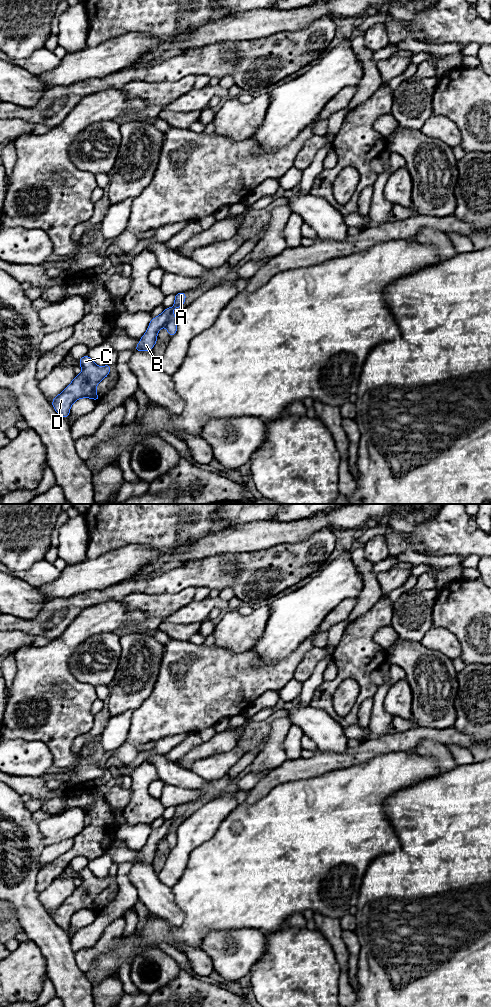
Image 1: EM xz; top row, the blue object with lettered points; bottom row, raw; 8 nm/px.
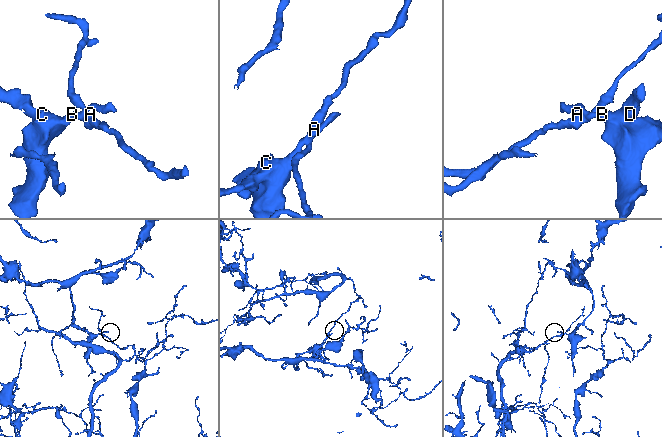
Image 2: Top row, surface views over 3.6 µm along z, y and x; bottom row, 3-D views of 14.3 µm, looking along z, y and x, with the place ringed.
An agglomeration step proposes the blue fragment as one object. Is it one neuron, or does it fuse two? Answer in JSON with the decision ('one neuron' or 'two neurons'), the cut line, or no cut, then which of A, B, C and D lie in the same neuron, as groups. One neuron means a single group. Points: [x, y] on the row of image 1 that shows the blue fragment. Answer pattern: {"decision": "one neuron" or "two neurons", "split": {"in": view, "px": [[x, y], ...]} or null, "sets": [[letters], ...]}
{"decision": "two neurons", "split": {"in": "xz", "px": [[169, 318], [165, 323]]}, "sets": [["A"], ["B", "C", "D"]]}

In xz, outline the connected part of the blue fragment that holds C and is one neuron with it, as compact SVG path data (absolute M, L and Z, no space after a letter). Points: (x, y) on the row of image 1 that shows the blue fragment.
M88 355L78 361L83 371L51 402L55 411L66 419L69 417L71 405L76 400L80 398L92 398L96 402L100 400L101 397L96 395L96 387L111 371L111 364L99 367Z

